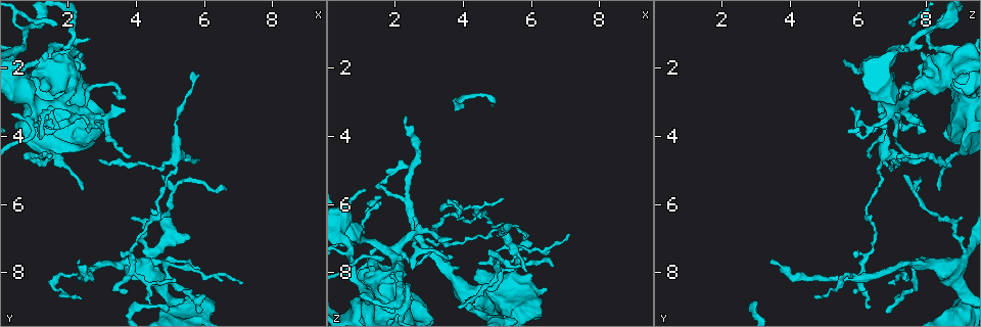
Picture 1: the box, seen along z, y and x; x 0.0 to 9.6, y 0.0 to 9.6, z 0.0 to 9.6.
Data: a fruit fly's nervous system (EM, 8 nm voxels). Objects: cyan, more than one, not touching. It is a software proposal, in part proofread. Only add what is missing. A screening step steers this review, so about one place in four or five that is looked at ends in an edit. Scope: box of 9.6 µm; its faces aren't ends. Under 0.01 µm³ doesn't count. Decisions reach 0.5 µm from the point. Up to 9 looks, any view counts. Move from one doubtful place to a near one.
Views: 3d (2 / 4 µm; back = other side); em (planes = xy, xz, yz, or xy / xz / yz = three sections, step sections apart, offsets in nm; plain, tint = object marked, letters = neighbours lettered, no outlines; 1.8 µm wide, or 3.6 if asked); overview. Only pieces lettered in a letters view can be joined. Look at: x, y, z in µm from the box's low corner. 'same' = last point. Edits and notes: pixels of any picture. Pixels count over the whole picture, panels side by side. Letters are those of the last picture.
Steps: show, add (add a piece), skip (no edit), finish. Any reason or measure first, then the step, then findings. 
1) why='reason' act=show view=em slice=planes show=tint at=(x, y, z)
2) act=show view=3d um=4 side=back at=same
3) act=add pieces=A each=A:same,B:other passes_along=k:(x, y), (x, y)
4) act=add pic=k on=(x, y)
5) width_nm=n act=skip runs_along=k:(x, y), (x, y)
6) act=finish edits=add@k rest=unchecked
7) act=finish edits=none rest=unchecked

why='sharp bend' act=show view=3d um=4 at=(1.80, 2.05, 8.35)

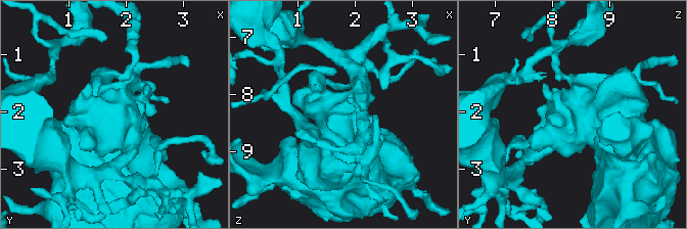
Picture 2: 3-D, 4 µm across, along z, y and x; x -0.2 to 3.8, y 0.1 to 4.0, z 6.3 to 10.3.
why='shape alone is not enough' act=show view=em um=3.6 slice=xy step=4 show=tint at=(1.85, 2.05, 8.40)

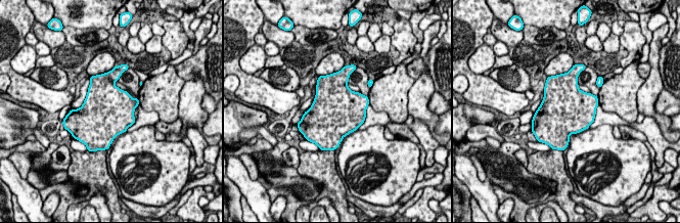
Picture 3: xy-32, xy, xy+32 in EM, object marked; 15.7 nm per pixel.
act=show view=em um=3.6 slice=xz step=4 show=letters at=same

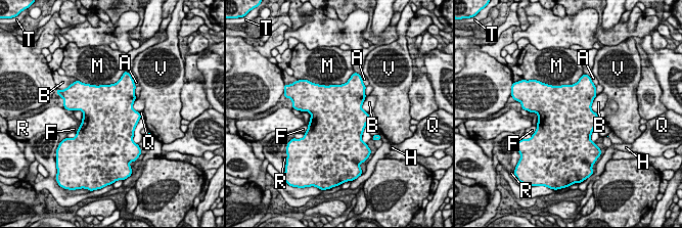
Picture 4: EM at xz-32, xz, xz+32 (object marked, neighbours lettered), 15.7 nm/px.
longest_contact=M:480nm act=skip each=A:other,B:other,F:other,H:other,M:other,Q:other,R:other,T:other,V:other border=4:(596, 94), (591, 105), (596, 114) found='no lettered piece goes on from it'

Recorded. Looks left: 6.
why='an open end' act=show view=em slice=planes show=letters at=(2.90, 4.65, 7.05)

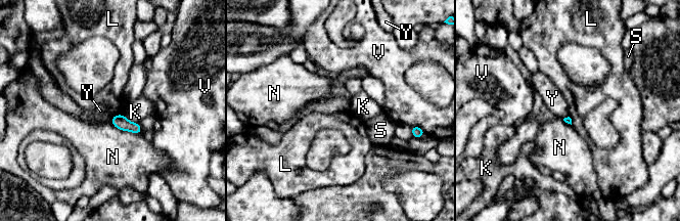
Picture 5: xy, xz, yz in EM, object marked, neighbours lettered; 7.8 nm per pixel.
act=skip each=K:other,L:other,N:other,S:other,V:other,Y:other border=5:(123, 114), (117, 114), (109, 122) found='no lettered piece goes on from it'

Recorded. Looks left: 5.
why='an open end' act=show view=3d um=4 at=(5.70, 2.10, 6.85)

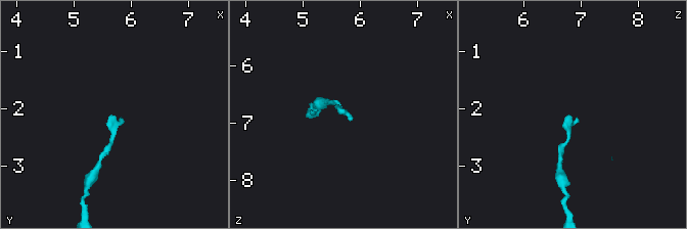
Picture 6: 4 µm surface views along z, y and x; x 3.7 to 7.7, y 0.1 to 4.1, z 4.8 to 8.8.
why='need the tissue' act=show view=em slice=planes show=letters at=(5.65, 2.10, 6.80)

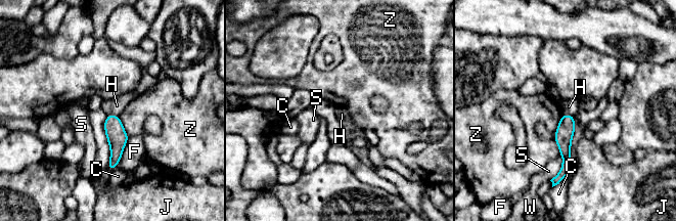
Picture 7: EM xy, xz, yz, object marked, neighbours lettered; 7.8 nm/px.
act=skip each=C:other,F:other,H:other,J:other,S:other,W:other,Z:other border=7:(106, 115), (117, 115), (119, 117) found='none of them fits'

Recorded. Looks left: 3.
act=show view=em slice=planes show=letters at=(2.30, 7.70, 3.40)

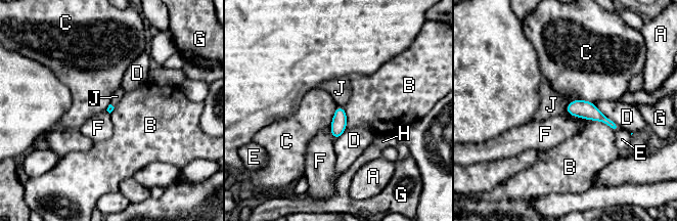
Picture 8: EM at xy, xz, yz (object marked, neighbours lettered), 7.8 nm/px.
act=skip each=A:other,B:other,C:other,D:other,E:other,F:other,G:other,H:other,J:other border=8:(568, 104), (565, 111) found='no lettered piece goes on from it'

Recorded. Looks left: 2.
act=finish edits=none rest=unchecked

